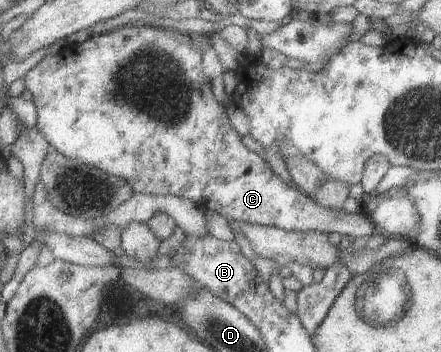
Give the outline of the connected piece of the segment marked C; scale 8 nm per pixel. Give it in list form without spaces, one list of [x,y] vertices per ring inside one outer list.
[[[146,20],[132,24],[130,27],[117,27],[108,33],[101,35],[88,34],[87,40],[83,43],[61,45],[57,50],[49,51],[37,64],[34,64],[26,73],[24,86],[31,93],[32,100],[36,108],[37,129],[48,142],[55,147],[57,152],[70,159],[78,160],[87,166],[98,168],[103,172],[125,179],[132,188],[133,193],[151,193],[154,195],[168,195],[190,200],[193,204],[211,213],[217,213],[226,219],[233,219],[250,225],[263,225],[266,227],[279,227],[288,231],[319,231],[322,233],[337,232],[339,235],[357,237],[368,237],[375,233],[375,228],[368,218],[367,212],[362,208],[356,213],[347,213],[343,209],[324,207],[313,198],[309,198],[301,192],[293,182],[285,182],[277,176],[267,163],[255,152],[245,148],[241,143],[240,135],[231,128],[226,110],[223,105],[219,105],[211,94],[210,80],[201,73],[202,52],[192,45],[189,36],[181,35],[176,29],[149,26]]]

